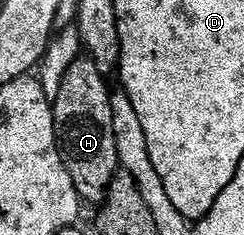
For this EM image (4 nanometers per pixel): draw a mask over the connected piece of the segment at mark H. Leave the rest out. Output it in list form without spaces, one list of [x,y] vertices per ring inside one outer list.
[[[79,56],[61,79],[60,91],[52,101],[61,161],[79,197],[93,206],[105,200],[108,187],[120,168],[112,127],[112,90],[106,80],[105,73],[99,70],[93,59]]]

